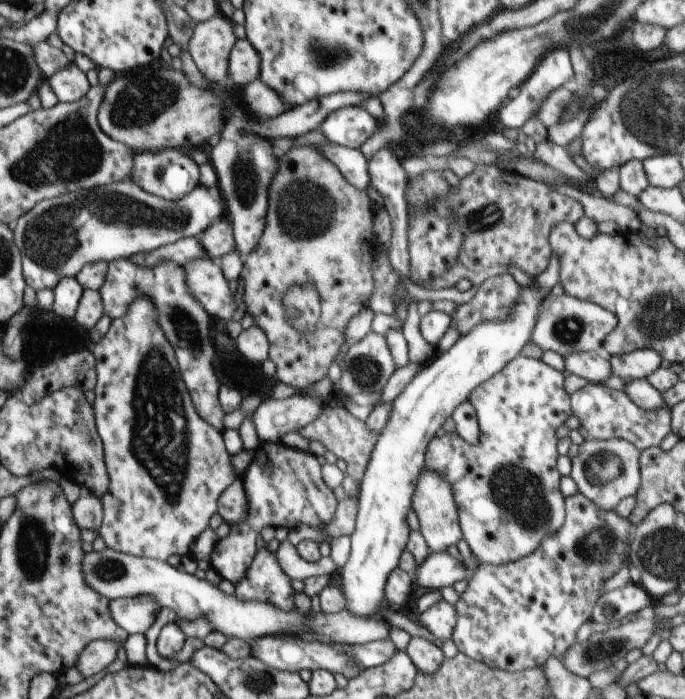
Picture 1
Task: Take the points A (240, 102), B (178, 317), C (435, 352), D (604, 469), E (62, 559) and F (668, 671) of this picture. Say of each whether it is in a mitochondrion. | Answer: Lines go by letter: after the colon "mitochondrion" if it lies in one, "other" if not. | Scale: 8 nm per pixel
A: other
B: mitochondrion
C: other
D: mitochondrion
E: mitochondrion
F: other

